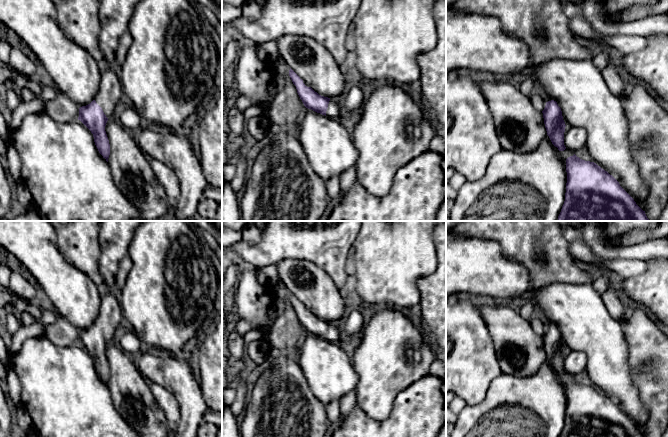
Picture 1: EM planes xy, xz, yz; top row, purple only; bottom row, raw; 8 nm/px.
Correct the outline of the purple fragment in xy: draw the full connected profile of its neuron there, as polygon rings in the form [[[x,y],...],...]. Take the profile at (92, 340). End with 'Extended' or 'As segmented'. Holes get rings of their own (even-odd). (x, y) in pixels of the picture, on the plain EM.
[[[111,293],[102,296],[98,316],[94,324],[79,332],[80,344],[93,358],[99,377],[106,383],[110,379],[110,368],[105,355],[107,345],[112,341],[123,317],[121,305]]]. Extended

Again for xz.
[[[291,292],[289,294],[289,300],[296,310],[297,317],[306,332],[329,342],[334,342],[341,338],[336,323],[321,320],[311,311],[307,311]]]. Extended

